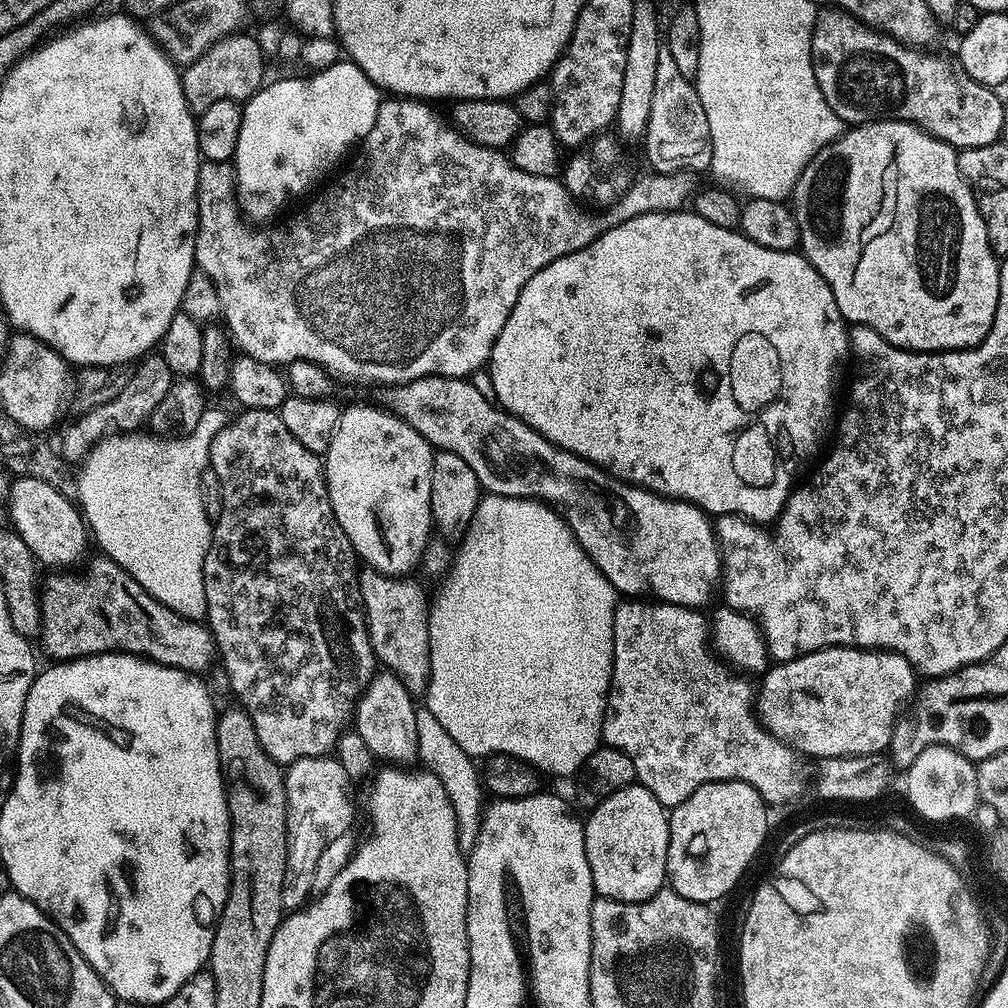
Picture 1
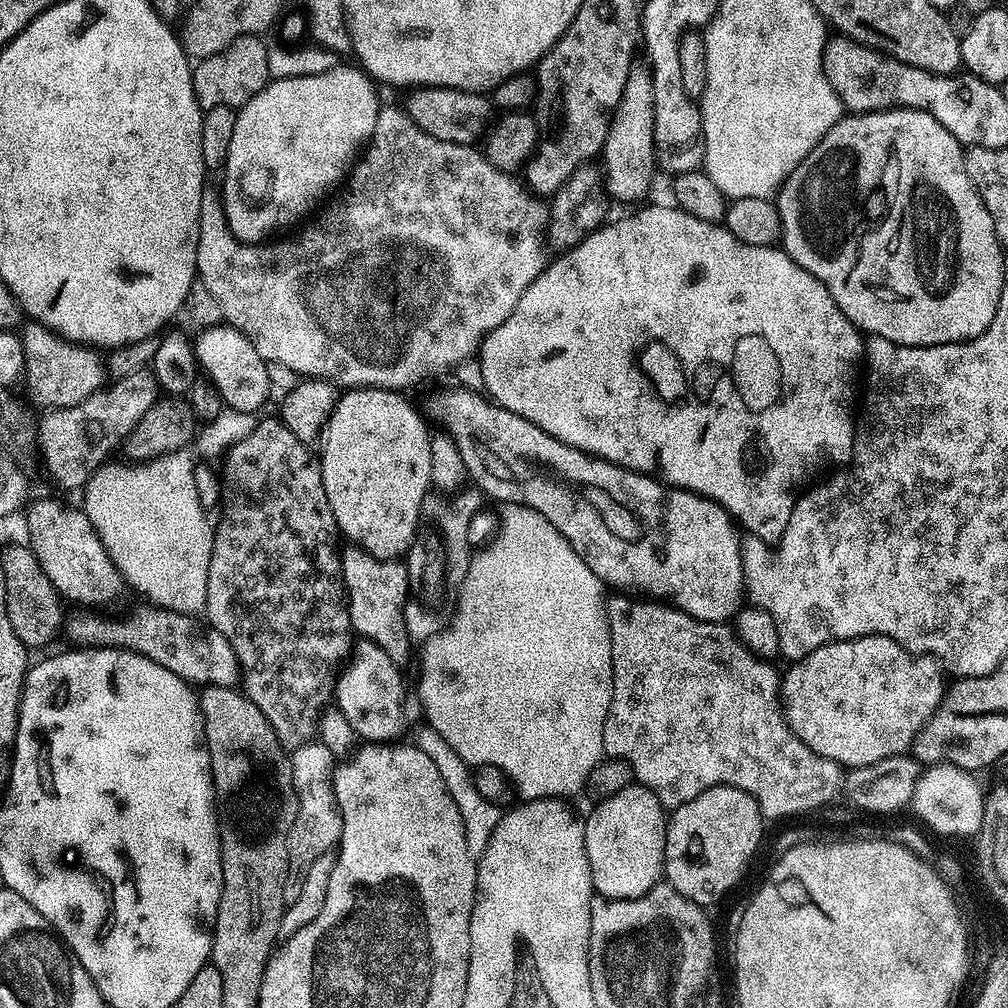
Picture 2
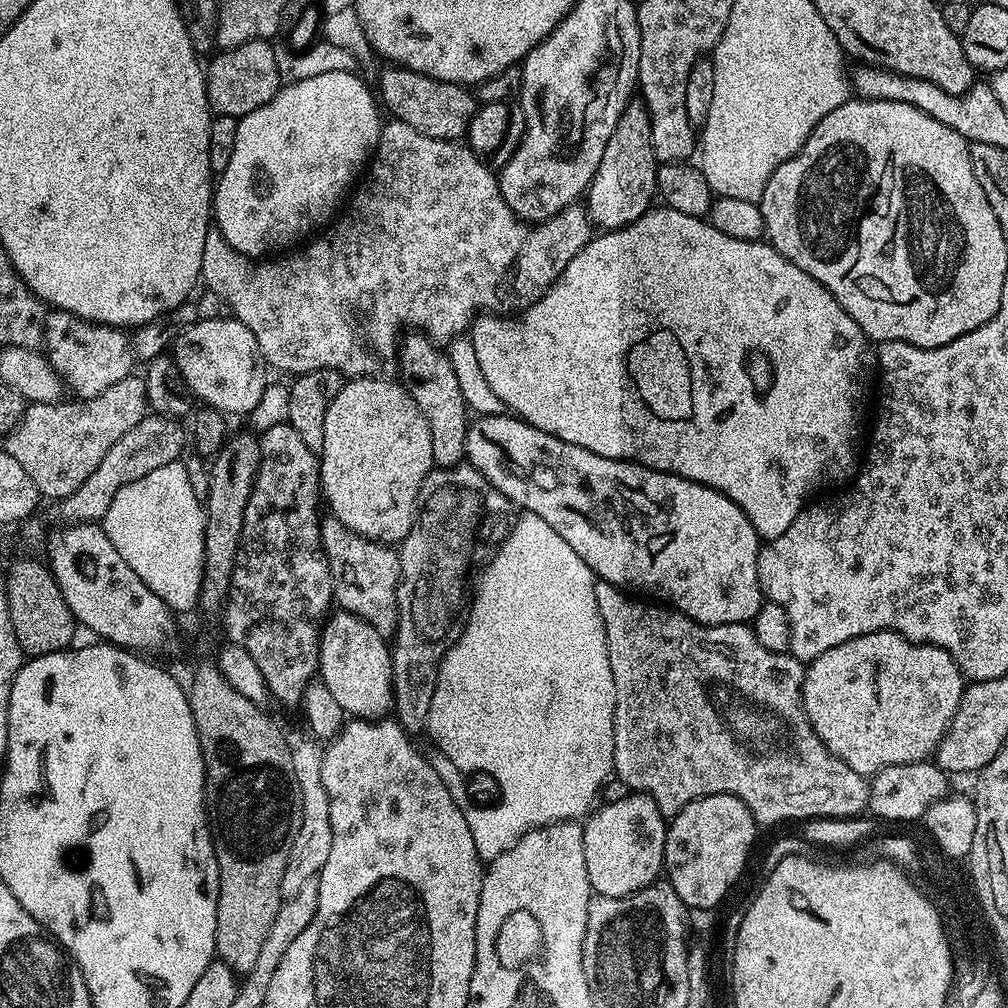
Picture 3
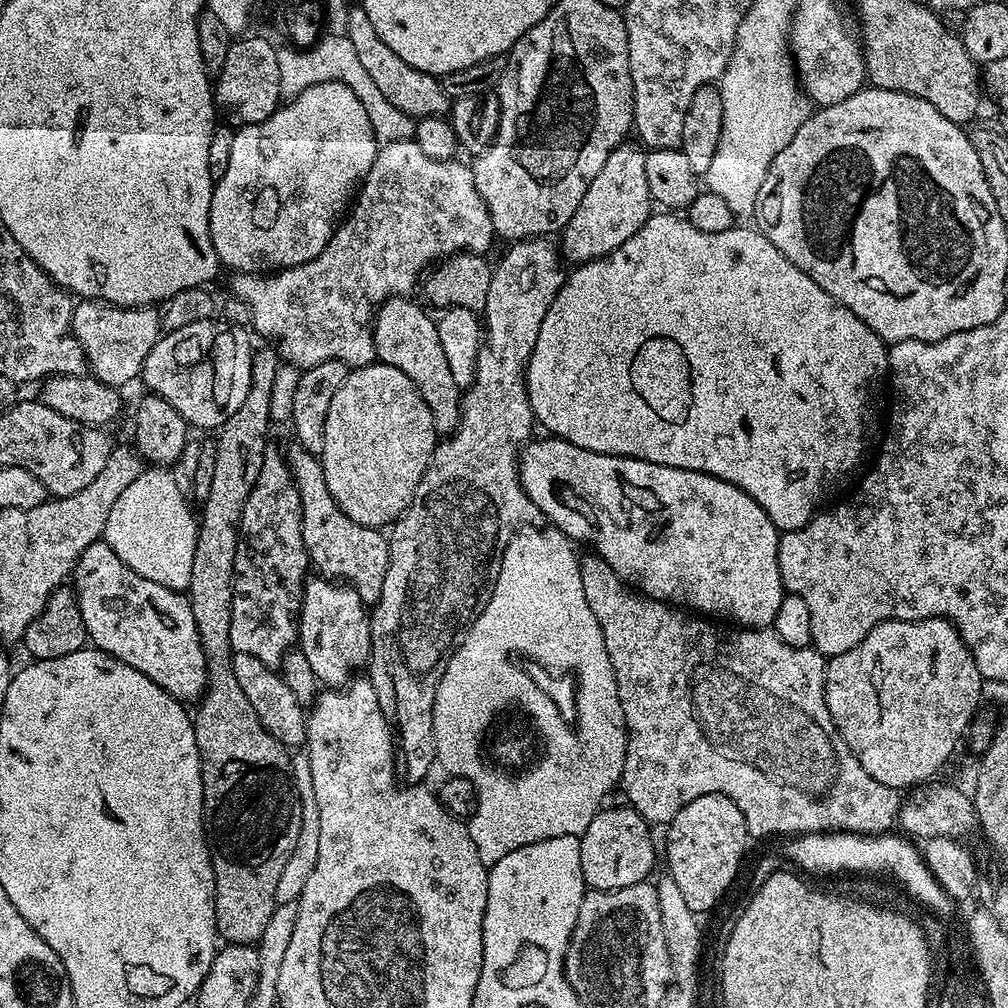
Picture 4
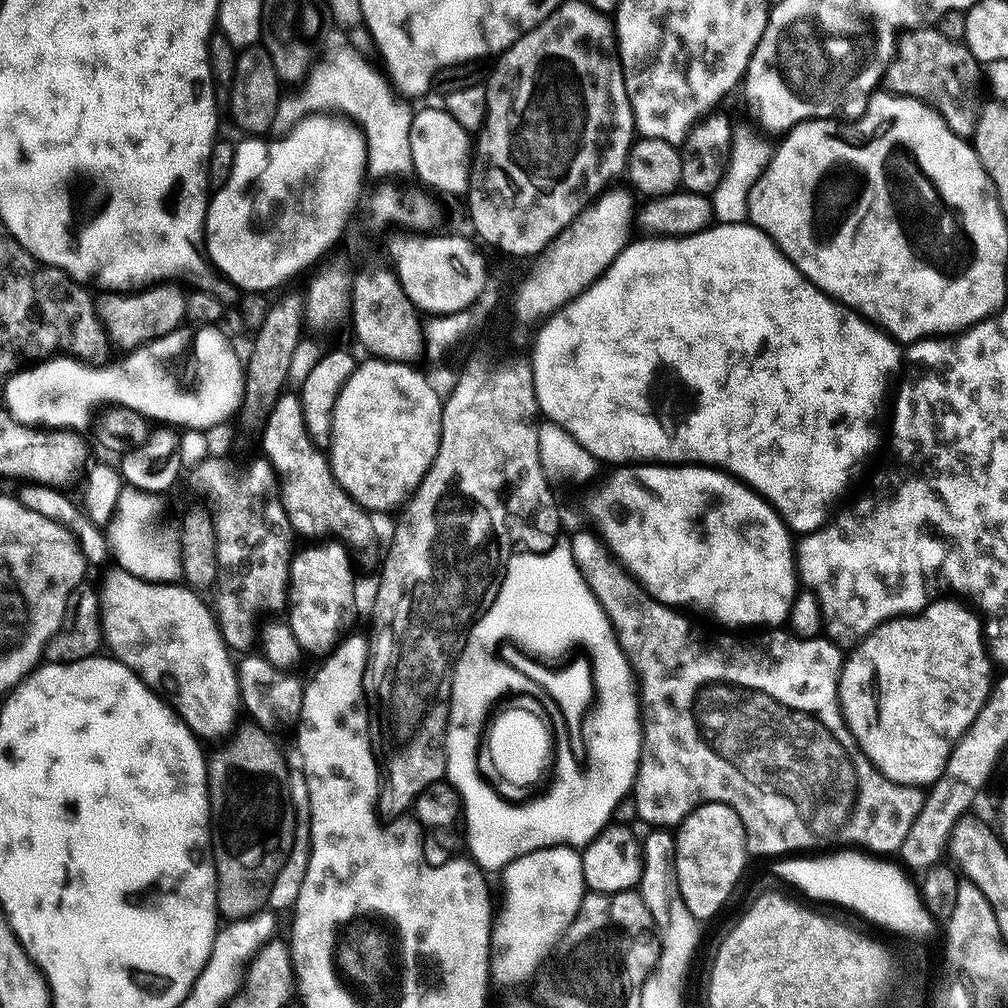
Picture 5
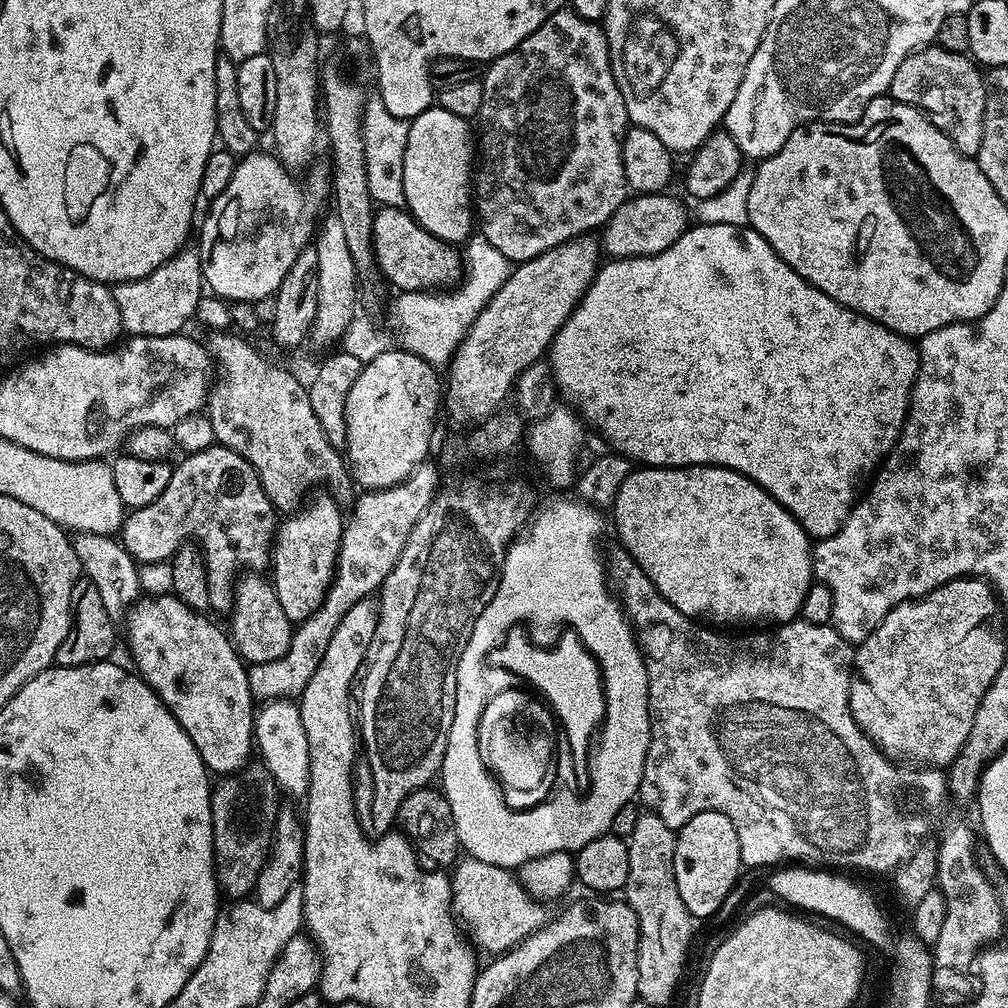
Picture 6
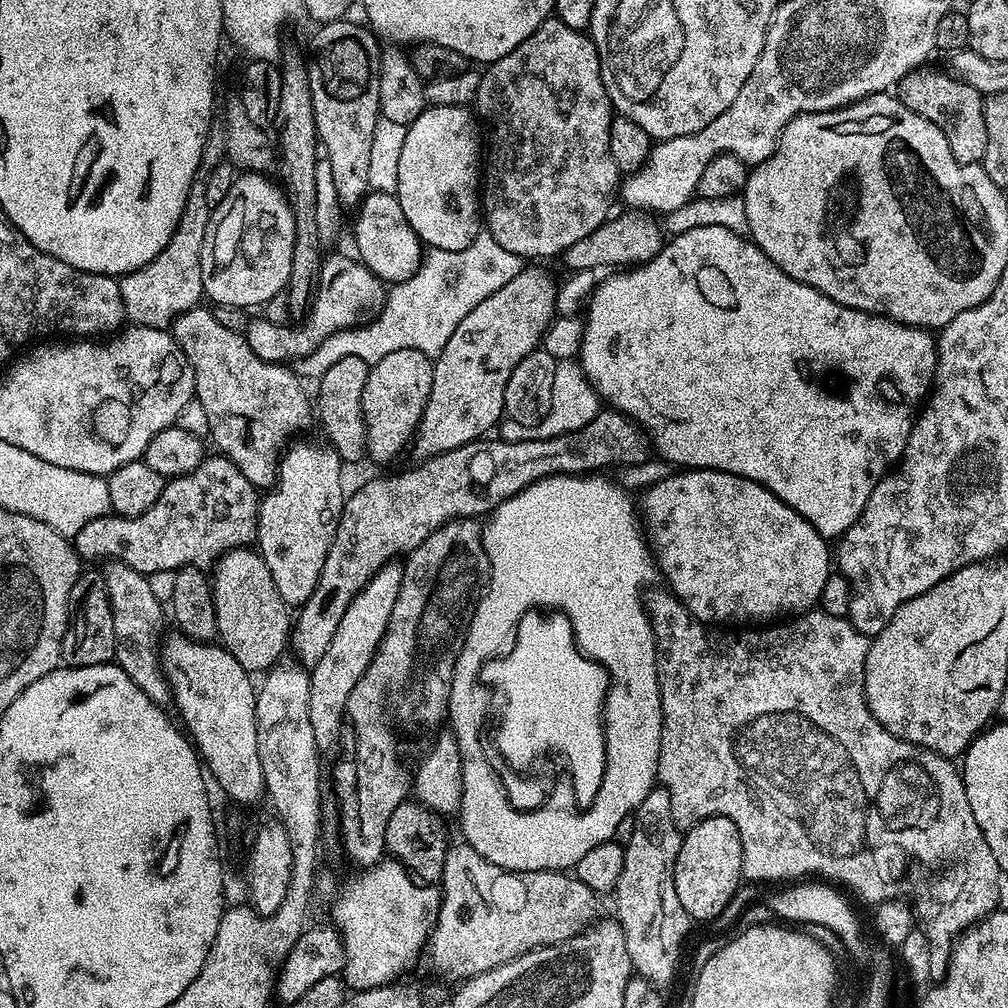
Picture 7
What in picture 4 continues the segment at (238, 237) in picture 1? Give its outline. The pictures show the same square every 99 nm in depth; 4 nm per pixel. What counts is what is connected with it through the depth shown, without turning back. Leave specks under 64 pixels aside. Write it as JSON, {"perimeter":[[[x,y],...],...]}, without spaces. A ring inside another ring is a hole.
{"perimeter":[[[415,139],[380,144],[367,176],[364,177],[362,183],[359,185],[358,195],[355,197],[350,211],[339,221],[336,231],[333,232],[332,237],[328,239],[328,244],[315,258],[310,262],[299,264],[293,268],[281,268],[279,272],[271,274],[236,272],[235,275],[233,275],[231,295],[248,307],[251,331],[253,333],[256,331],[258,335],[265,336],[265,338],[268,339],[265,341],[274,342],[276,351],[280,353],[281,361],[294,364],[297,369],[300,370],[313,368],[318,362],[326,362],[327,360],[337,360],[338,362],[357,368],[364,368],[367,364],[373,363],[373,361],[376,360],[376,347],[372,341],[372,326],[376,309],[379,308],[384,301],[390,299],[391,296],[407,297],[409,293],[411,293],[408,291],[416,284],[416,275],[418,275],[427,264],[433,263],[432,265],[435,265],[447,257],[457,254],[467,254],[466,252],[484,252],[491,246],[492,240],[494,241],[490,214],[486,210],[486,202],[482,202],[482,198],[474,186],[472,169],[467,163],[459,164],[457,160],[456,158],[435,160],[434,157],[430,157],[430,155],[423,152],[422,146],[416,143]],[[431,232],[436,236],[440,236],[445,232],[448,237],[446,237],[441,244],[359,244],[359,242],[356,241],[388,240],[391,236],[405,236],[406,239],[412,240],[415,236],[428,236]]]}

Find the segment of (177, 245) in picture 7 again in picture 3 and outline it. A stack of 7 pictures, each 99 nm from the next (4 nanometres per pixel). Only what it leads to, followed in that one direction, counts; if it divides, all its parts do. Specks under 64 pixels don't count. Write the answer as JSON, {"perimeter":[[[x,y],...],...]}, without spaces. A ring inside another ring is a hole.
{"perimeter":[[[52,310],[45,315],[42,348],[47,355],[48,366],[61,377],[65,389],[81,401],[102,394],[102,390],[110,390],[114,382],[122,382],[122,378],[134,372],[132,345],[127,331],[111,328],[108,324],[94,324],[69,312]]]}

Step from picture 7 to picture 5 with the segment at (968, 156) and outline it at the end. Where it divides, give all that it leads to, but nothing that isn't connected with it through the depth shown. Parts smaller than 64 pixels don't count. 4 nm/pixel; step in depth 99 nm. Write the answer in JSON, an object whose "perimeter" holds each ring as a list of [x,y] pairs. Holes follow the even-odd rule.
{"perimeter":[[[919,26],[903,33],[904,41],[896,48],[896,57],[887,61],[882,72],[882,84],[887,91],[898,96],[912,96],[936,109],[942,119],[954,130],[954,134],[968,138],[976,129],[980,117],[980,82],[982,86],[982,66],[970,54],[970,50],[958,40],[946,38],[936,26]]]}

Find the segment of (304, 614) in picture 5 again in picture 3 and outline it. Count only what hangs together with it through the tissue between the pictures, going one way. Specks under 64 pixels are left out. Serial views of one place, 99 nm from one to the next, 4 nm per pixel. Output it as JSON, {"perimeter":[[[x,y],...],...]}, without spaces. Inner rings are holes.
{"perimeter":[[[336,610],[325,619],[324,627],[320,630],[318,676],[349,717],[378,720],[393,711],[392,653],[389,641],[380,636],[374,626],[354,614]]]}

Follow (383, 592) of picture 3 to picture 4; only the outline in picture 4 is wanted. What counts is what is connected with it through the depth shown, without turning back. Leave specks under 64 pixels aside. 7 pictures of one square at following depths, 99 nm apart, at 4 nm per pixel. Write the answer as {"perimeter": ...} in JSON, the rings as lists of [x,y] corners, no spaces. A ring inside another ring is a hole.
{"perimeter":[[[292,446],[292,449],[287,449],[286,459],[288,462],[288,469],[292,472],[292,482],[295,484],[298,490],[298,498],[300,499],[300,521],[302,522],[302,538],[304,539],[304,545],[308,551],[308,559],[317,568],[319,575],[324,578],[331,578],[336,582],[343,582],[347,587],[350,587],[357,592],[360,596],[360,600],[366,606],[375,605],[376,601],[380,599],[382,594],[382,582],[386,582],[386,570],[388,569],[388,536],[379,528],[367,528],[362,526],[358,522],[354,522],[351,518],[344,513],[344,511],[338,506],[338,502],[334,502],[334,498],[330,494],[330,486],[326,486],[326,478],[324,477],[323,463],[317,457],[311,456],[305,448],[299,446]]]}

